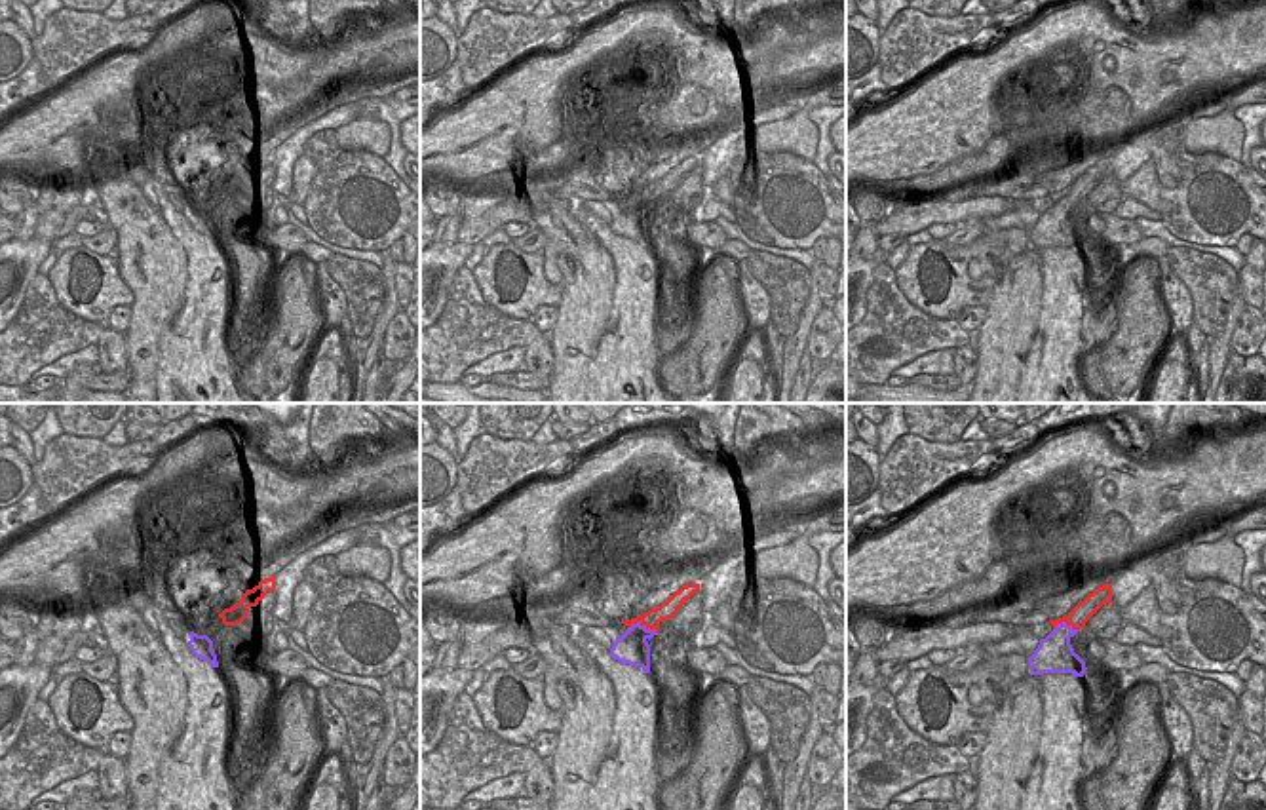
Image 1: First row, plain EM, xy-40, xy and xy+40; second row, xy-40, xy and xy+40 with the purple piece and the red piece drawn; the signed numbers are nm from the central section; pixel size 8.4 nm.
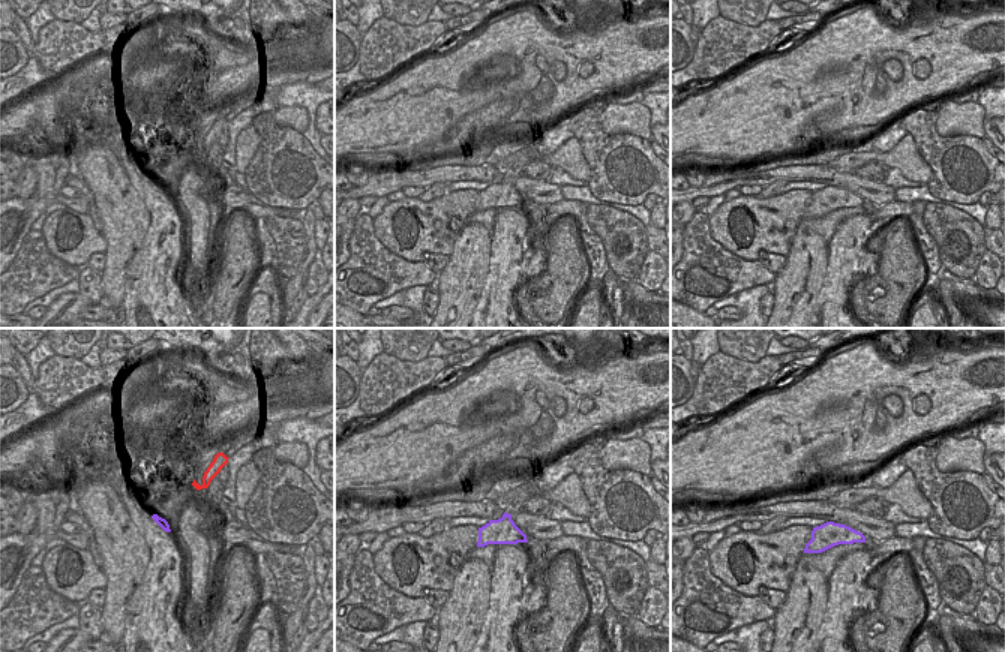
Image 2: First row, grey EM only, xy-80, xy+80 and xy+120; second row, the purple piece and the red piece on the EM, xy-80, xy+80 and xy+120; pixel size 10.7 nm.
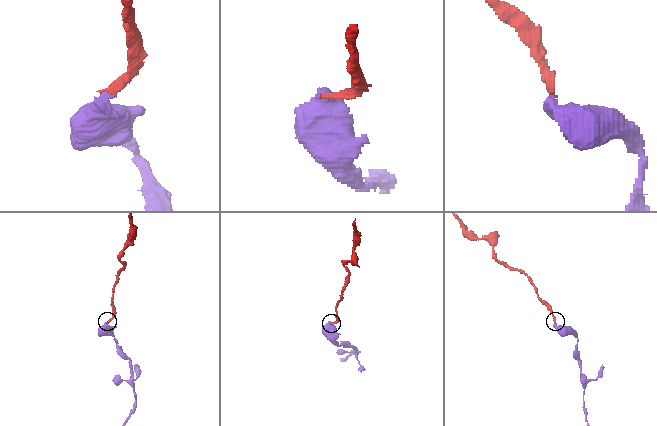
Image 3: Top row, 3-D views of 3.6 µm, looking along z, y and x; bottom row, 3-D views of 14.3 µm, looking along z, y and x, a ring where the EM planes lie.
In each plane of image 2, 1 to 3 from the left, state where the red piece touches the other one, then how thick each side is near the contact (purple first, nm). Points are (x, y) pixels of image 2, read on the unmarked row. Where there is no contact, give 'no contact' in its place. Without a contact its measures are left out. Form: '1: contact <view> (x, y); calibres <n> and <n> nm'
1: no contact
2: no contact
3: no contact

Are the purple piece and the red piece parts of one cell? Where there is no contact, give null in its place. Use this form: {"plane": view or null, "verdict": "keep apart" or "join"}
{"plane": "xy", "verdict": "join"}

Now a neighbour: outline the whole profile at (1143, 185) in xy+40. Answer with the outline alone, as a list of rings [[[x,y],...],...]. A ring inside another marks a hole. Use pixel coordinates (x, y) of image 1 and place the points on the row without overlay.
[[[1152,158],[1144,162],[1129,179],[1120,183],[1123,198],[1133,198],[1148,209],[1158,211],[1160,181]]]

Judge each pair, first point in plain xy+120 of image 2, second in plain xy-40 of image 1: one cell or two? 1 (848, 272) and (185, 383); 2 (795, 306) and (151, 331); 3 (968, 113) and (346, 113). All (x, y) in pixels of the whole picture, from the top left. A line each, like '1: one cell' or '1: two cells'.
1: one cell
2: one cell
3: two cells

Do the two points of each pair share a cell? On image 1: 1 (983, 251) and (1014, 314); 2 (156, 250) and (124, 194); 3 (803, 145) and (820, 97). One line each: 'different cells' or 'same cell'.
1: different cells
2: same cell
3: same cell

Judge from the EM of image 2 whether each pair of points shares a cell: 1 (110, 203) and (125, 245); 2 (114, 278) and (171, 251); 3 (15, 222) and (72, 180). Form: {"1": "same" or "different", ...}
{"1": "same", "2": "different", "3": "different"}

